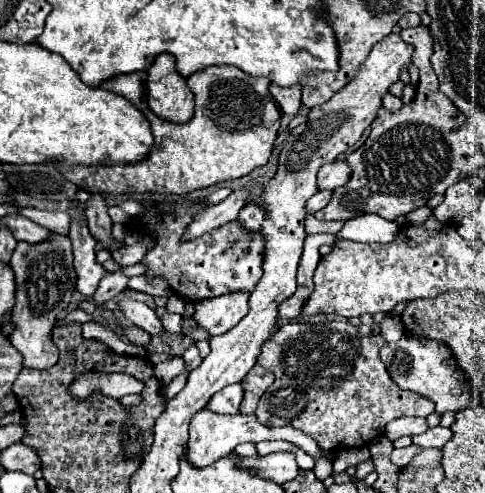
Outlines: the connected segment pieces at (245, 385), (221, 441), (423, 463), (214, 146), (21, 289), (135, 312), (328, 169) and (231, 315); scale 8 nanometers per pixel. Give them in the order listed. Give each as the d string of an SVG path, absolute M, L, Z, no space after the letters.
M254 365L248 375L242 379L242 389L244 389L244 399L240 403L240 413L250 415L256 411L260 397L264 395L264 391L274 383L274 375L270 371L266 371L262 365Z
M202 409L202 411L198 411L194 417L192 417L192 421L190 421L190 439L188 439L188 453L186 453L186 461L192 465L192 467L208 467L208 465L212 465L214 461L218 461L218 459L222 459L222 457L228 457L232 451L234 451L234 447L236 445L240 445L240 443L246 443L246 441L250 441L250 443L258 443L258 441L262 441L262 439L278 439L278 441L288 441L288 443L292 443L292 445L296 445L296 447L300 447L302 451L306 451L310 457L314 457L314 459L330 459L330 461L334 461L336 459L336 455L332 455L330 451L324 451L324 449L320 449L318 447L318 443L312 439L312 437L308 437L306 433L302 433L302 431L296 431L296 429L292 429L292 427L266 427L266 425L262 425L258 419L256 419L256 415L252 415L252 417L244 417L244 415L212 415L208 409Z
M424 449L420 455L414 457L410 467L438 467L442 461L440 449Z
M208 67L196 75L188 77L188 87L192 89L194 97L196 97L196 113L194 117L184 123L184 125L174 125L168 121L162 121L160 117L156 117L148 103L146 103L146 89L144 89L144 81L146 81L146 71L136 71L130 75L118 75L112 81L104 83L102 89L108 89L116 95L126 97L130 103L134 103L150 121L152 125L152 133L154 133L154 147L148 155L148 159L144 159L144 163L130 163L126 167L60 167L62 175L76 183L78 187L82 187L88 193L102 193L102 195L124 195L124 193L172 193L172 195L184 195L196 189L204 189L216 183L224 183L224 181L232 181L238 177L248 175L252 169L256 167L264 167L272 155L272 147L274 147L274 139L280 127L280 109L278 105L272 101L268 85L270 79L256 79L250 75L244 75L244 71L236 69L236 67Z
M54 233L48 243L40 243L36 247L32 247L30 243L18 243L10 265L16 273L16 303L10 317L14 331L8 335L8 339L22 355L24 367L50 369L58 361L58 349L52 341L52 329L58 313L62 313L70 305L76 285L70 239Z
M118 297L116 303L118 303L118 307L120 307L120 311L124 313L126 319L130 319L136 327L144 329L144 331L150 333L152 337L158 337L158 335L164 331L158 315L156 315L154 309L150 309L146 303L136 301L136 299L132 299L132 297Z
M334 161L334 163L328 163L320 169L320 175L318 175L318 181L320 181L320 189L336 189L336 187L342 187L348 183L352 175L352 169L348 167L346 161Z
M248 293L222 295L220 299L204 299L194 303L194 319L212 337L230 331L248 313Z

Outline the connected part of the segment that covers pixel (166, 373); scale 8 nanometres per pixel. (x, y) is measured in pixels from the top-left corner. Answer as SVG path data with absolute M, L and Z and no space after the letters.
M174 357L172 361L158 363L158 365L154 365L154 371L156 371L156 377L160 379L160 385L168 385L178 373L184 371L184 359Z

